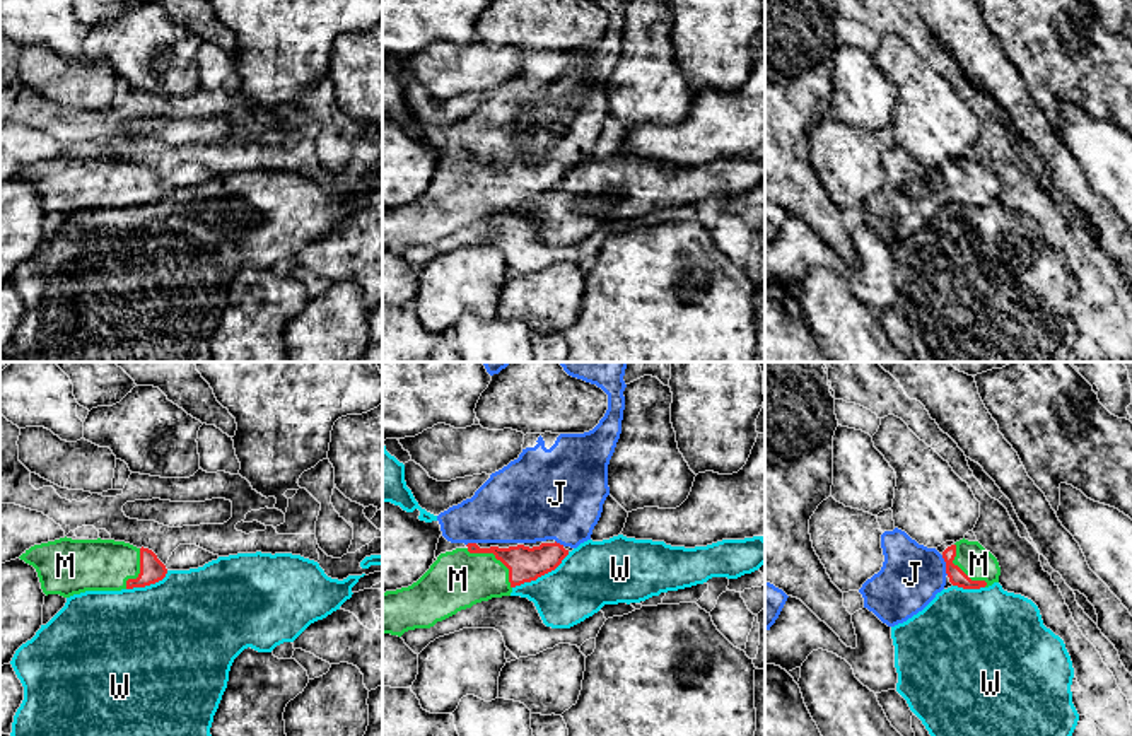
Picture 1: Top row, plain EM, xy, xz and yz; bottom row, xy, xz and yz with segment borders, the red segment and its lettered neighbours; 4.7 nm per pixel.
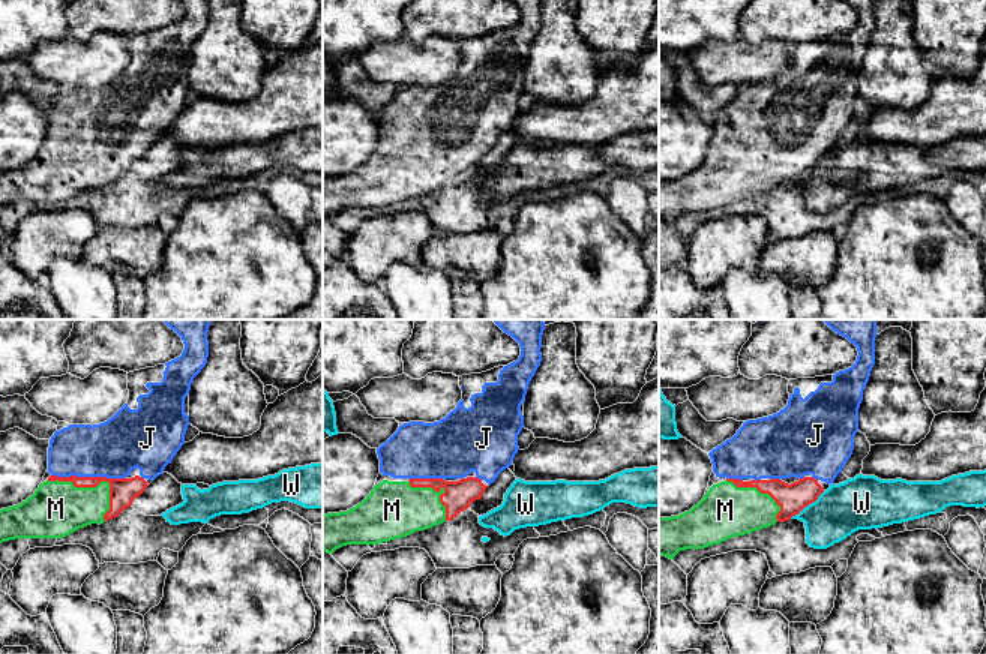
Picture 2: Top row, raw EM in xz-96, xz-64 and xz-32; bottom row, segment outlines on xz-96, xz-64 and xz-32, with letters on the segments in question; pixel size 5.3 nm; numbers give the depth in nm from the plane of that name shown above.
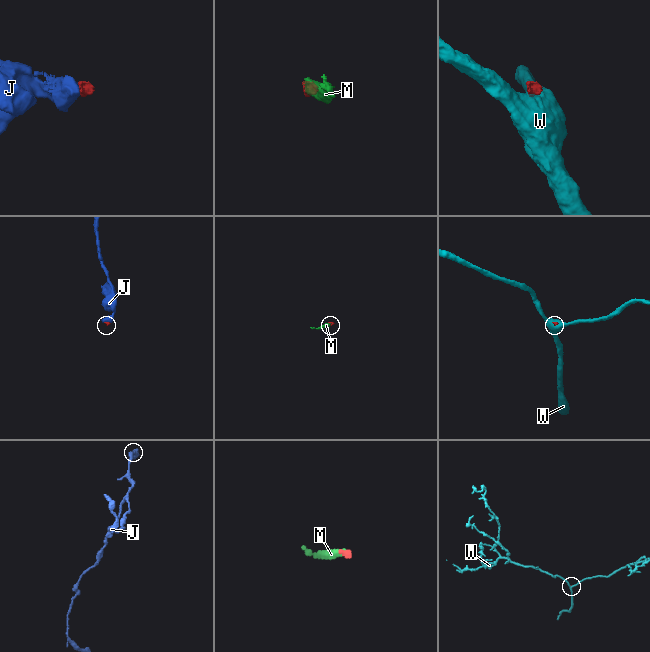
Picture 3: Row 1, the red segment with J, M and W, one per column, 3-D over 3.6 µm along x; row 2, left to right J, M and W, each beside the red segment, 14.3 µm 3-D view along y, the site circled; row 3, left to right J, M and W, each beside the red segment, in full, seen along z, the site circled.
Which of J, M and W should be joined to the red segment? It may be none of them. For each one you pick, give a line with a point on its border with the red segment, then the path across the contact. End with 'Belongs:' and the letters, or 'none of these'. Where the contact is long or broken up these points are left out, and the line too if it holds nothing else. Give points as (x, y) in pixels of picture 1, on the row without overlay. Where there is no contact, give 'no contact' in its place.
J: yz (946, 183)
M: xz (497, 176) | across xz (525, 181), (497, 176), (482, 192), (458, 197)
Belongs: J, M

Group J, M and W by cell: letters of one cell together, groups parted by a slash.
J M / W

